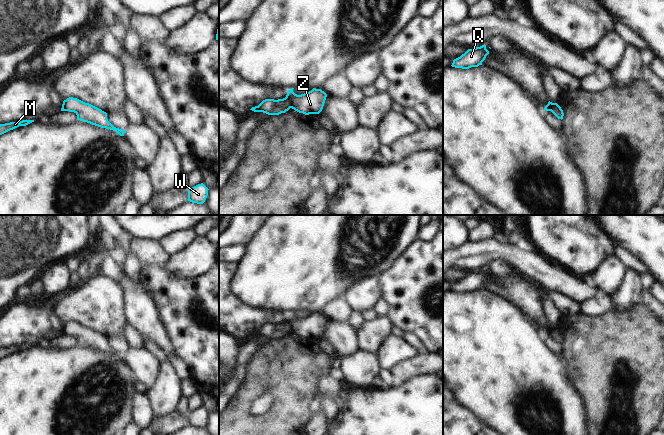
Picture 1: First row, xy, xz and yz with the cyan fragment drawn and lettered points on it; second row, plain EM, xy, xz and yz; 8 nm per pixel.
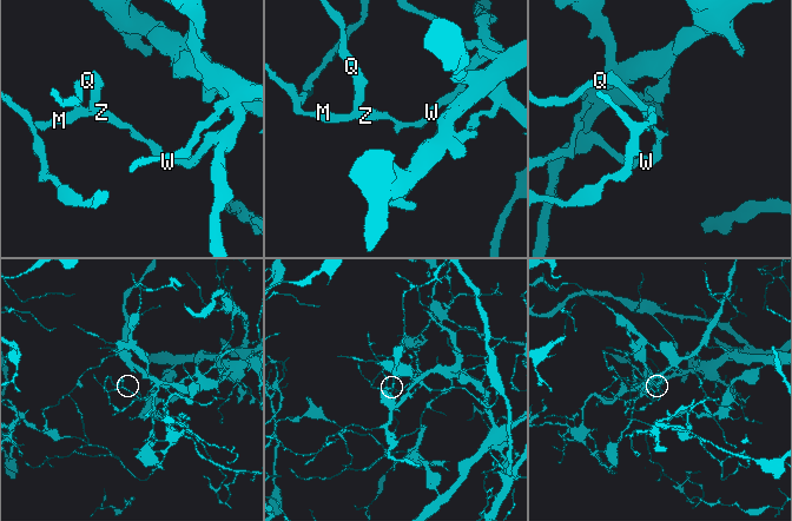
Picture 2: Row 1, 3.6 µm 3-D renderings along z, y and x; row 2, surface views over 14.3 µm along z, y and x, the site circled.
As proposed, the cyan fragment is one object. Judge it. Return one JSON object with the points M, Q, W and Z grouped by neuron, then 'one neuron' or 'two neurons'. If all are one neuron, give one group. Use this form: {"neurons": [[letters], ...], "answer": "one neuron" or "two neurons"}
{"neurons": [["M"], ["Q", "W", "Z"]], "answer": "two neurons"}

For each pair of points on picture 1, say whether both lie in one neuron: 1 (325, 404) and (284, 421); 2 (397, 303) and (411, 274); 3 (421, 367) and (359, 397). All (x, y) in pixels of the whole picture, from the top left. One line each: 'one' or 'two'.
1: two
2: one
3: two

